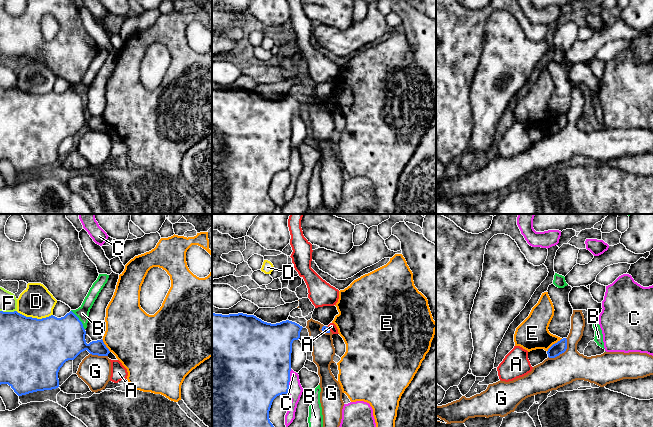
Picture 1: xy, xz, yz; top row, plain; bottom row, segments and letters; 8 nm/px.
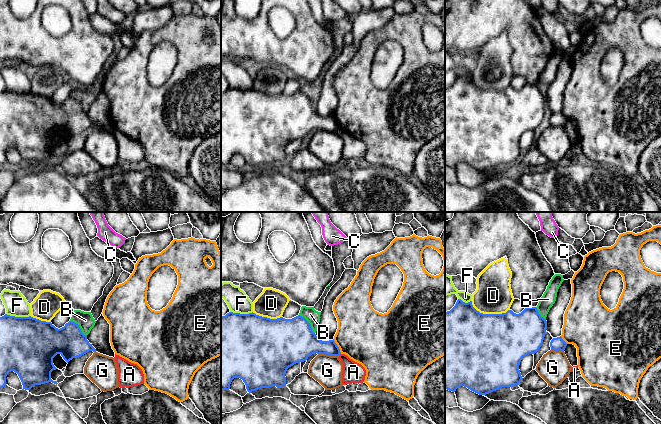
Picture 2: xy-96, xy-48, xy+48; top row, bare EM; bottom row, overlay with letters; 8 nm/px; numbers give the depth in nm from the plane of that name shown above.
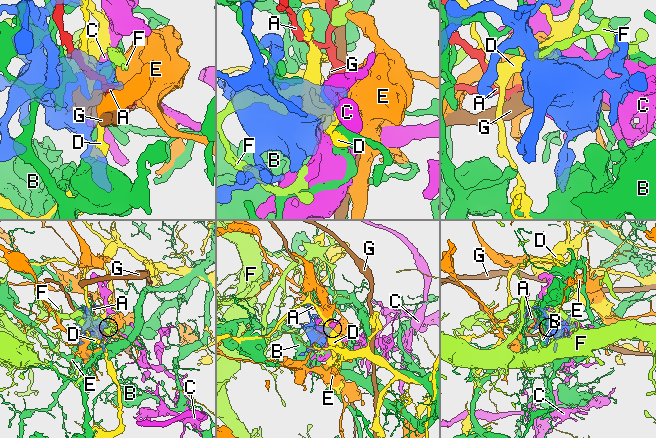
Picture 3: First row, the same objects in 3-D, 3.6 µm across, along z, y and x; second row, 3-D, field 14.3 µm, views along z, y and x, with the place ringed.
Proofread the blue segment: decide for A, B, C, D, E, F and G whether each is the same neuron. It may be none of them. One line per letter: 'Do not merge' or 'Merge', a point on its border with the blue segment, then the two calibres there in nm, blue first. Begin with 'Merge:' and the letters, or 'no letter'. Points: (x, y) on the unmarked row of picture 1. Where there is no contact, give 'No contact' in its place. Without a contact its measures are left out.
Merge: no letter
A: Do not merge. Touches blue at xz (329, 105). Thickness 50 nm (blue) against 60 nm
B: Do not merge. Touches blue at xy (79, 96). Thickness 360 nm (blue) against 100 nm
C: Do not merge. Touches blue at xz (289, 157). Thickness 480 nm (blue) against 110 nm
D: Do not merge. Touches blue at xy (34, 94). Thickness 500 nm (blue) against 260 nm
E: Do not merge. Touches blue at yz (553, 120). Thickness 100 nm (blue) against 240 nm
F: Do not merge. Touches blue at xy (8, 88). Thickness 380 nm (blue) against 140 nm
G: Do not merge. Touches blue at yz (562, 128). Thickness 100 nm (blue) against 260 nm

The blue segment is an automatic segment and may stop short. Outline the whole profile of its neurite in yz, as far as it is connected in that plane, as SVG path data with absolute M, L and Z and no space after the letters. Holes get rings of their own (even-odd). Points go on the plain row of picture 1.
M563 114L557 119L553 120L547 127L549 134L555 134L564 129L567 125L567 115Z

